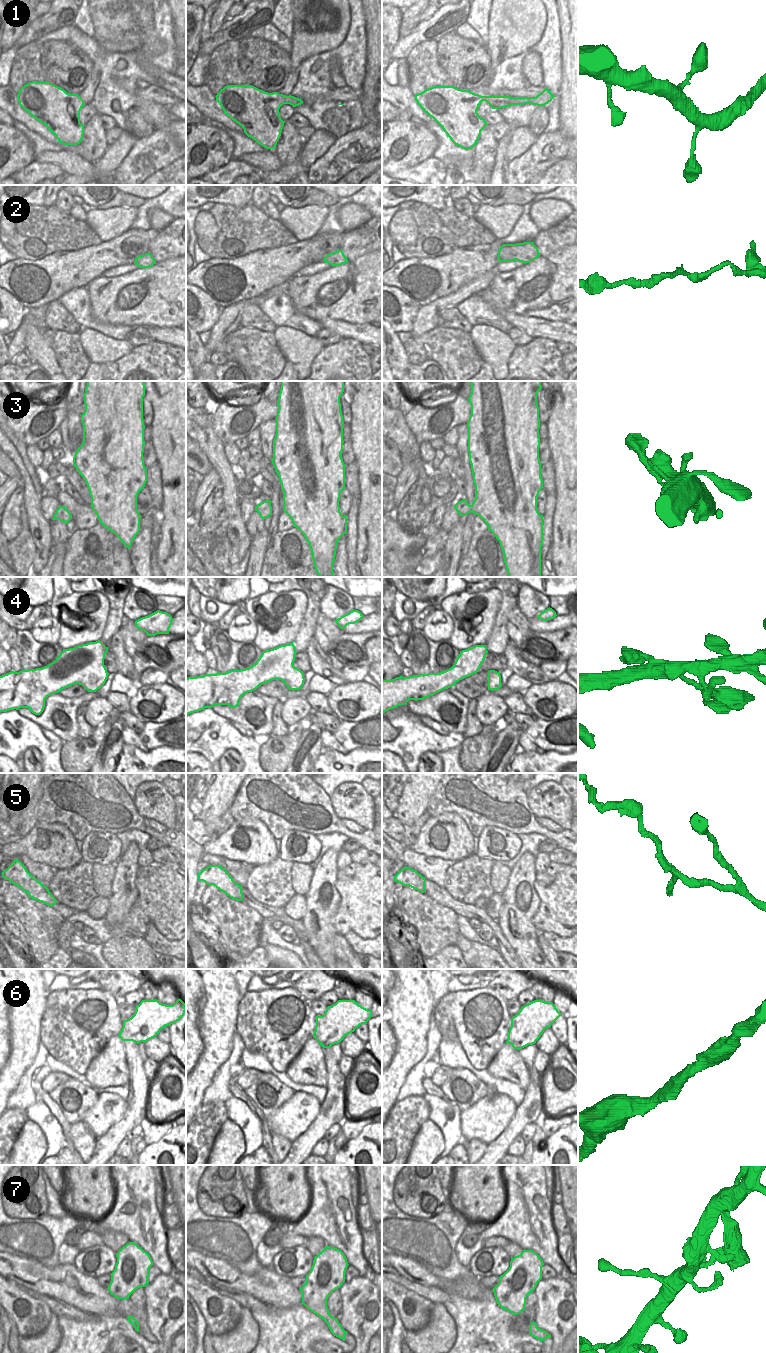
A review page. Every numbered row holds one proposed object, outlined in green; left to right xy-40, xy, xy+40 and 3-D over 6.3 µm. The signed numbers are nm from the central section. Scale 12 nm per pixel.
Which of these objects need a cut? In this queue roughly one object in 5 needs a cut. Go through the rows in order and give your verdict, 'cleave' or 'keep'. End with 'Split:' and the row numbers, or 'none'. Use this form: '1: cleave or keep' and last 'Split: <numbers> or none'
1: keep
2: keep
3: keep
4: keep
5: keep
6: keep
7: keep
Split: none

